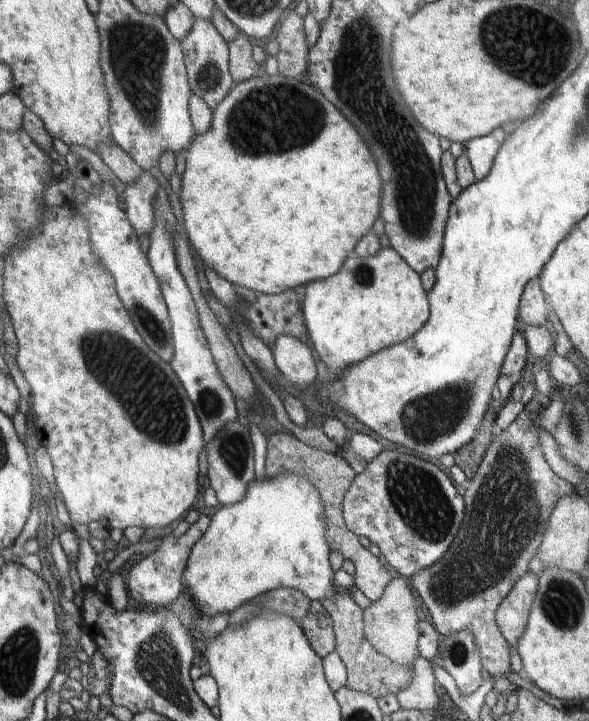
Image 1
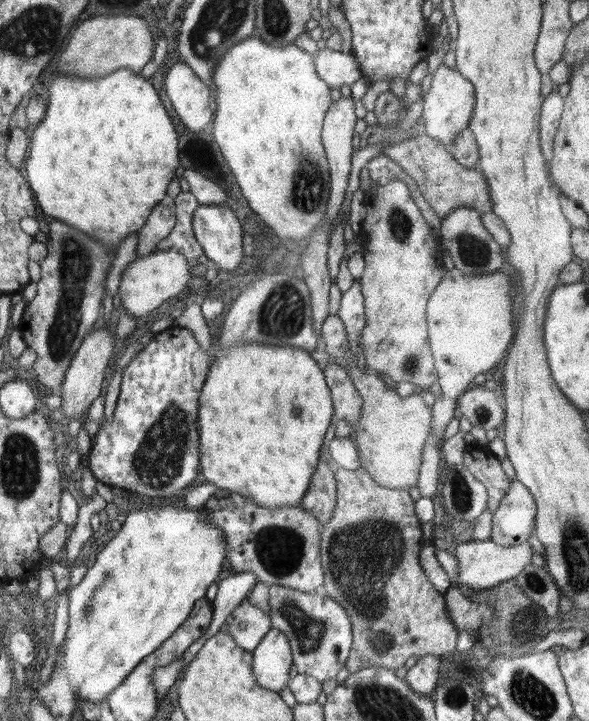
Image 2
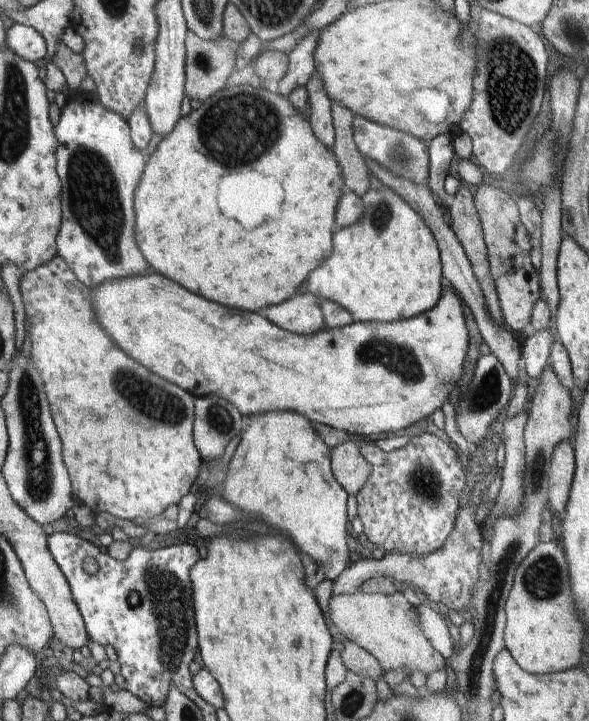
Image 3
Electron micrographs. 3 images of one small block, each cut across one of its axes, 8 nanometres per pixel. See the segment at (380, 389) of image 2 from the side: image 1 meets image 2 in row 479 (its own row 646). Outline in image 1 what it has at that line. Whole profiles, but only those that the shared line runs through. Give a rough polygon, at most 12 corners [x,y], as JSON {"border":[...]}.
{"border":[[405,578],[363,610],[368,642],[413,666],[419,608]]}

